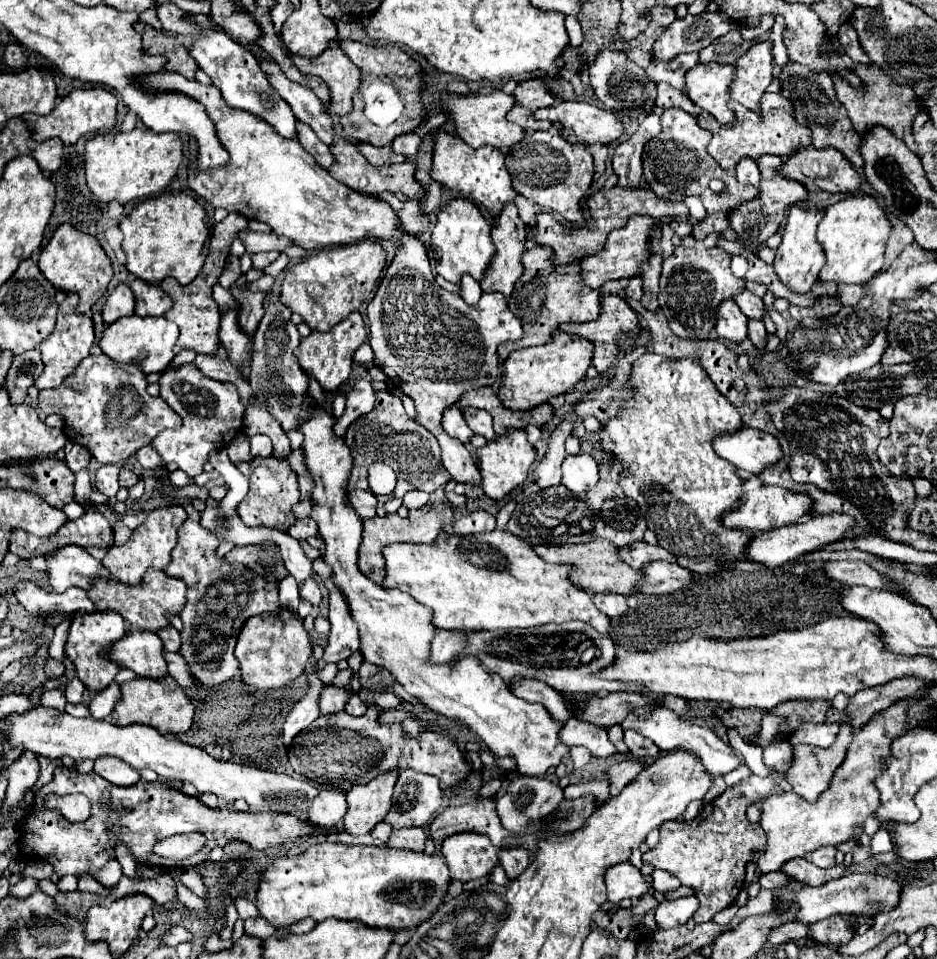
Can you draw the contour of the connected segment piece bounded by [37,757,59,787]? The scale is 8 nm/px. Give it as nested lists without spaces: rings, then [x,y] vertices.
[[[39,757],[39,763],[41,763],[41,775],[39,775],[37,785],[43,787],[45,783],[49,783],[49,781],[53,779],[53,771],[55,771],[55,767],[57,767],[59,763],[53,761],[53,759],[49,759],[49,757]]]

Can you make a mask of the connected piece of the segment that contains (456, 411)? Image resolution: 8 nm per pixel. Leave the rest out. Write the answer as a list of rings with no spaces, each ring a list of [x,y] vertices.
[[[457,405],[449,407],[445,413],[443,413],[443,421],[441,421],[443,429],[447,431],[447,435],[463,441],[463,443],[469,443],[473,431],[469,429],[469,425],[465,423],[463,415],[461,415],[461,409]]]

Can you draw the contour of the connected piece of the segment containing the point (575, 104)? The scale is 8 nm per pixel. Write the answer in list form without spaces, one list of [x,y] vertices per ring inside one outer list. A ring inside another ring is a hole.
[[[561,101],[553,107],[537,109],[537,119],[563,125],[563,139],[569,143],[609,143],[623,133],[623,123],[611,111],[603,111],[585,101]]]

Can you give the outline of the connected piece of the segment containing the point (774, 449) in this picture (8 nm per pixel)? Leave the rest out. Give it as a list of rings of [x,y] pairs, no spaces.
[[[751,427],[717,435],[713,439],[713,449],[721,459],[749,473],[759,473],[767,465],[779,461],[783,455],[779,441],[773,435]]]

